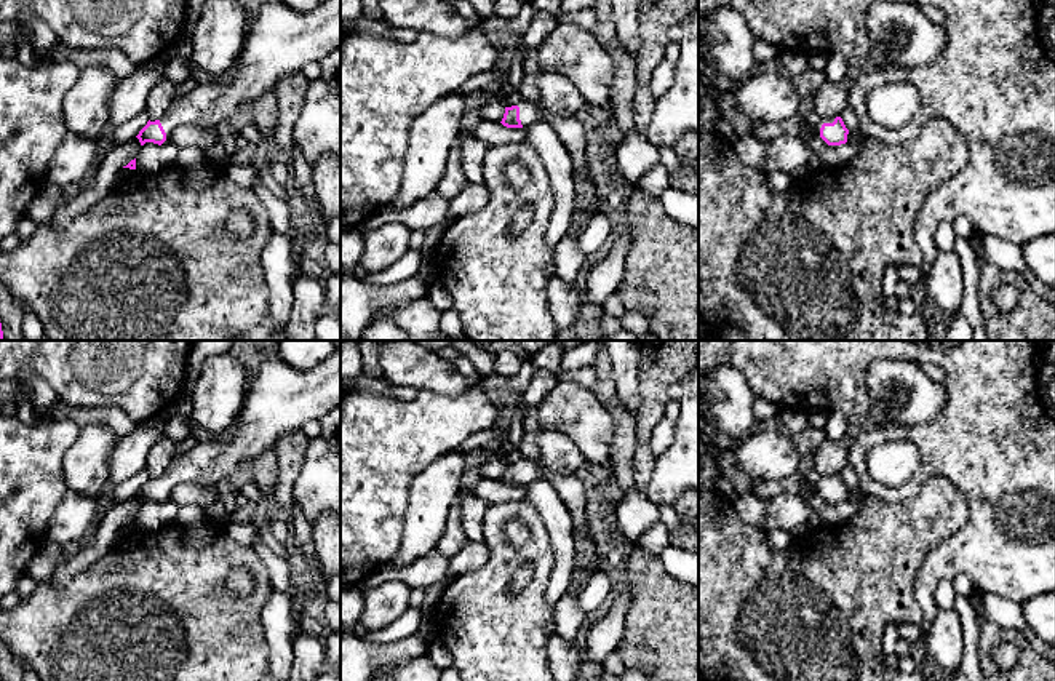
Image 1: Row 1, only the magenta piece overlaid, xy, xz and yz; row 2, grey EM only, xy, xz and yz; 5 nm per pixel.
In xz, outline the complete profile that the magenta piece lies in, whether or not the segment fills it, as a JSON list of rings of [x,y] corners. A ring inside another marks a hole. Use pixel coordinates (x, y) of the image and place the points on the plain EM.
[[[543,430],[537,433],[537,444],[540,457],[537,462],[520,462],[505,465],[502,483],[507,486],[528,486],[532,481],[545,480],[545,475],[577,473],[587,465],[587,459],[577,448],[577,444],[558,430]]]

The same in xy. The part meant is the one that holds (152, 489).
[[[336,348],[324,361],[309,371],[299,371],[275,355],[265,360],[251,380],[243,411],[229,435],[211,436],[198,441],[190,451],[176,457],[160,478],[147,480],[136,494],[144,504],[161,504],[166,492],[181,483],[217,486],[229,478],[243,460],[253,460],[259,454],[273,449],[277,441],[296,430],[302,430],[310,420],[320,420],[329,409],[340,404],[340,348]]]

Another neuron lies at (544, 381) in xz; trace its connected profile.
[[[535,368],[532,379],[529,380],[526,390],[520,396],[526,406],[526,414],[523,417],[524,436],[518,446],[526,462],[537,462],[540,457],[537,433],[540,430],[535,419],[535,408],[558,384],[555,372],[548,369]]]

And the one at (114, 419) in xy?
[[[18,398],[13,404],[16,406],[16,417],[27,425],[40,425],[45,420],[70,419],[78,427],[93,424],[104,425],[120,440],[137,427],[118,408],[77,408],[59,400],[48,411],[37,412],[35,404],[27,400]]]

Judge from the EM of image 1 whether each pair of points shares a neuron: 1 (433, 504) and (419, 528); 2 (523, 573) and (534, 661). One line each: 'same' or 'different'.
1: same
2: different

